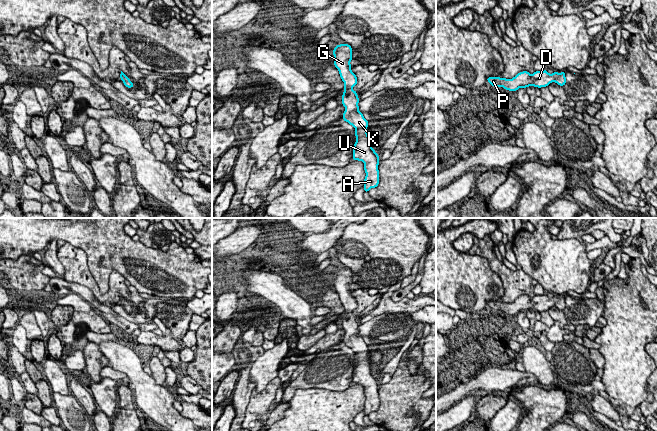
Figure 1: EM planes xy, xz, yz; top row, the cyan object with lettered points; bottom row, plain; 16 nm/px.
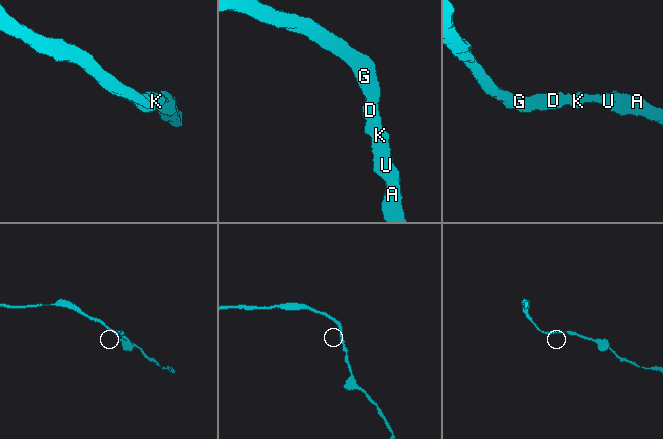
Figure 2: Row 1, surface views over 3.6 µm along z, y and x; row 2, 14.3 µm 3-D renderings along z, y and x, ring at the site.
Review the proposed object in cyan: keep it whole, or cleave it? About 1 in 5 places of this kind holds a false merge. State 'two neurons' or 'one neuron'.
one neuron

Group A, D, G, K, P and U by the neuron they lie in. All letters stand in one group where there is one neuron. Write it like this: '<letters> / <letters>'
A D G K P U

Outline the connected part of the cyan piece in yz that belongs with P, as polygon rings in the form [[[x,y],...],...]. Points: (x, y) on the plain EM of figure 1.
[[[547,294],[535,295],[532,299],[528,295],[518,297],[512,303],[498,301],[488,301],[487,305],[493,311],[503,311],[505,314],[516,315],[519,312],[534,311],[548,311],[550,307],[555,306],[560,310],[566,307],[565,296],[554,296],[549,298]]]

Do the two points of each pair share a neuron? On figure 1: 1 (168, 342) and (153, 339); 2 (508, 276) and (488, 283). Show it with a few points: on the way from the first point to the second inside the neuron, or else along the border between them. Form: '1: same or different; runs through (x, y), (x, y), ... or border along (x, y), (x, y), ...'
1: same; runs through (164, 342), (157, 340)
2: different; border along (487, 259), (489, 267), (501, 280), (502, 297)

